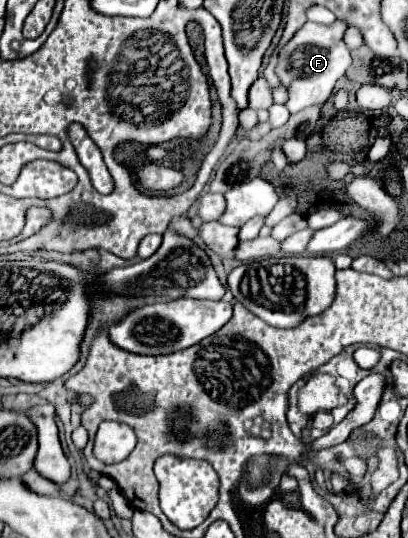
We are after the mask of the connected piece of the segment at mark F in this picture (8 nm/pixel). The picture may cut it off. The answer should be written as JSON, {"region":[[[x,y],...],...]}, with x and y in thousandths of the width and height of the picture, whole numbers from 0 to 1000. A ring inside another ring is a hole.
{"region":[[[824,35],[814,46],[789,46],[789,43],[765,43],[755,39],[721,69],[716,76],[686,95],[686,113],[681,113],[681,143],[691,158],[706,165],[706,206],[730,210],[750,199],[799,191],[804,180],[814,177],[814,165],[824,151],[848,136],[848,128],[863,121],[858,95],[843,80],[843,58],[853,54],[848,39]]]}

